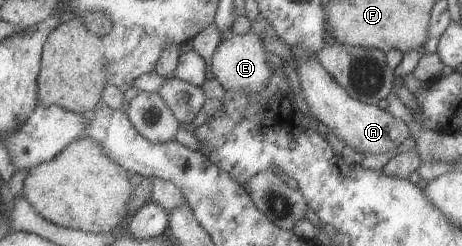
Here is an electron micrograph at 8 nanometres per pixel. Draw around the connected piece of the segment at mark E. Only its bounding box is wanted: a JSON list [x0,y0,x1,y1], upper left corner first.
[210,26,273,94]

